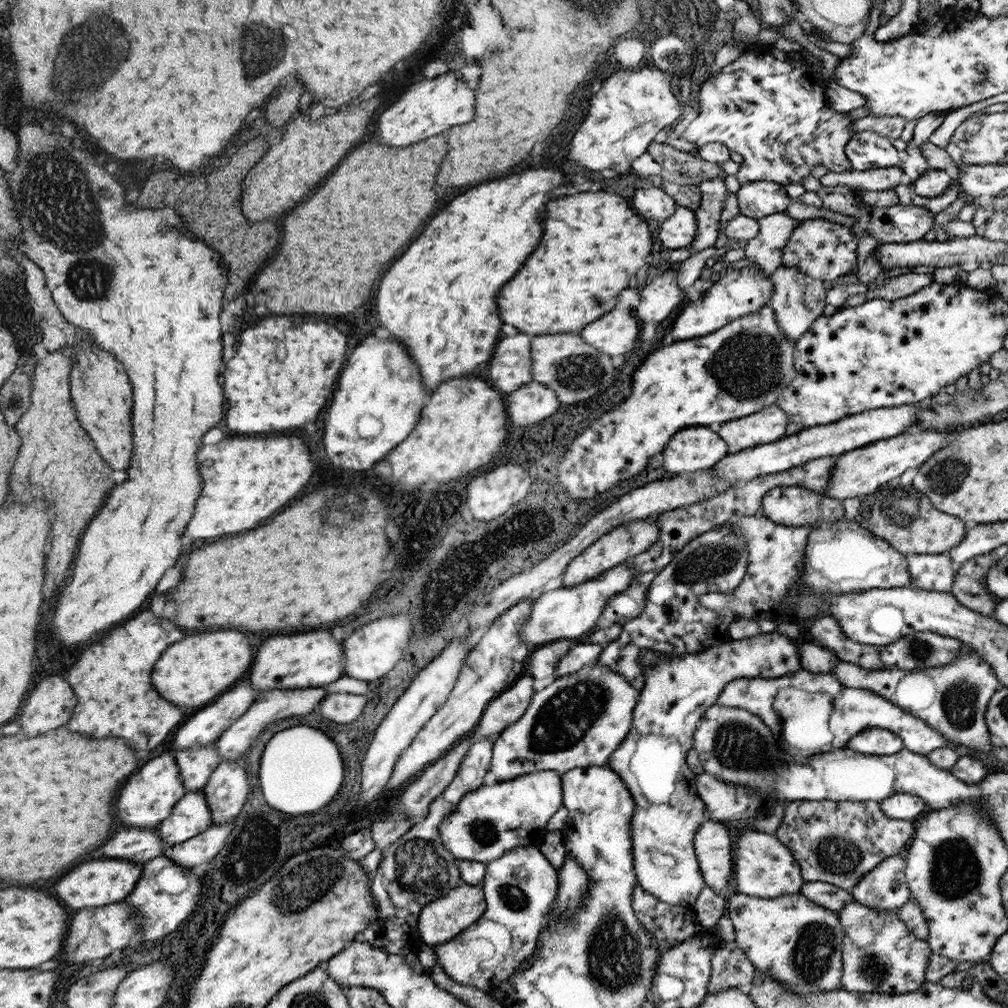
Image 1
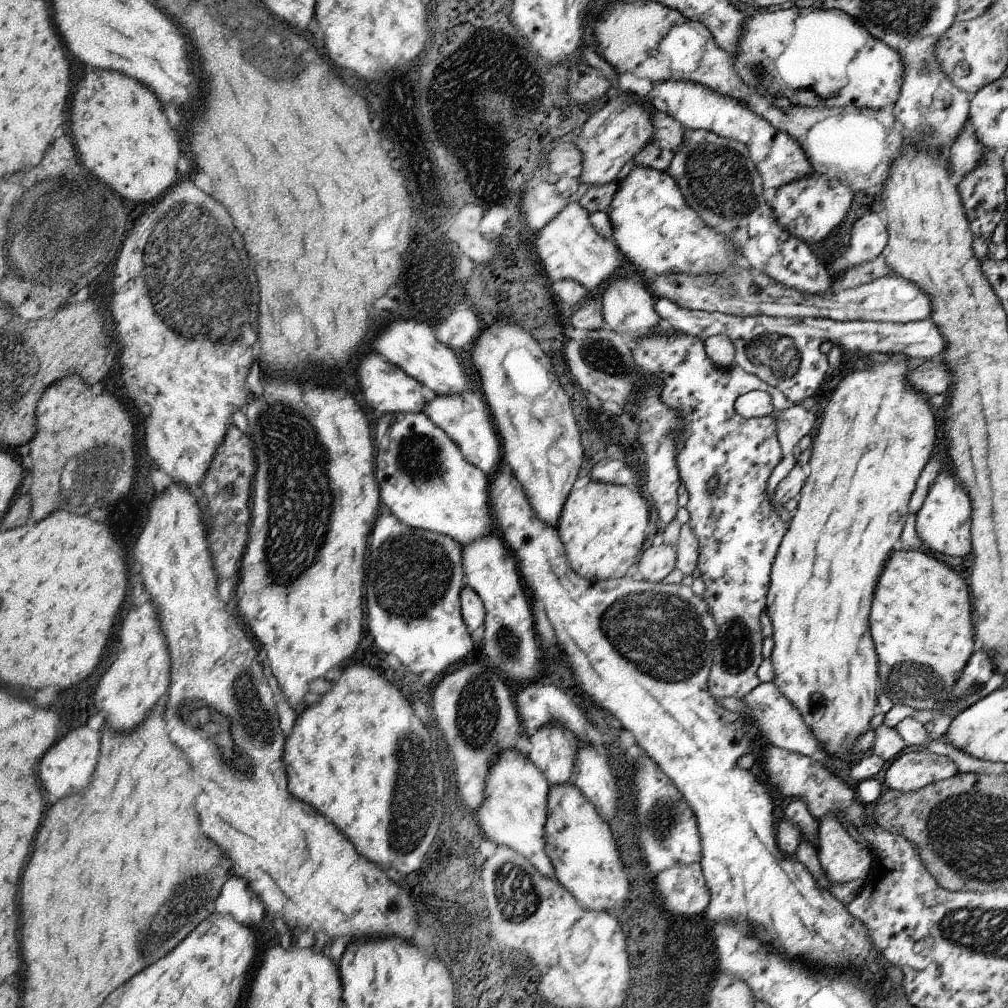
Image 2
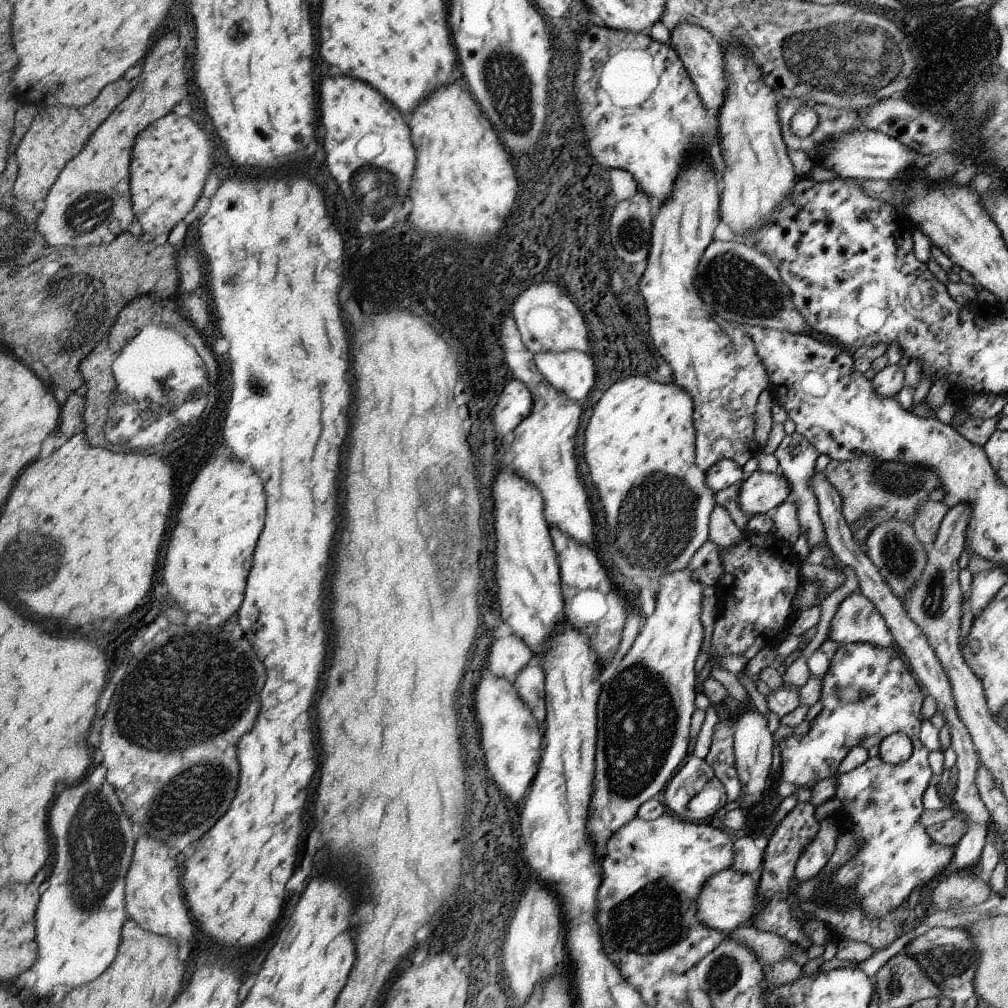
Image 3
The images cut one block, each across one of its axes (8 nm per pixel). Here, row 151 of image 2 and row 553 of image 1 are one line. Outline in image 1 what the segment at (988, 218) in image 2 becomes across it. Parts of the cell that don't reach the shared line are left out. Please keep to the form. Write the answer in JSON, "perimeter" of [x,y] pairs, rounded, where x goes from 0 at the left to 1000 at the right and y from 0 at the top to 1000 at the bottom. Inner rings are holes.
{"perimeter":[[[989,544],[983,550],[975,550],[965,556],[959,556],[955,563],[949,565],[945,585],[943,585],[949,597],[953,597],[957,603],[971,607],[975,611],[981,611],[985,607],[991,593],[981,589],[977,575],[979,575],[981,563],[985,562],[985,556],[993,554],[993,550],[995,550],[993,544]]]}

